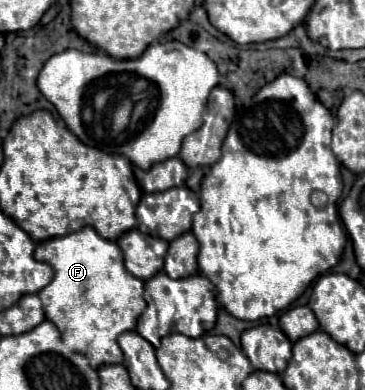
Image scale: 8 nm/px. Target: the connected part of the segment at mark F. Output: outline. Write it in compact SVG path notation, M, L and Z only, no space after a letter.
M83 227L75 233L63 235L63 237L53 237L49 241L41 241L35 247L33 257L37 261L49 263L55 269L53 281L39 291L39 297L43 301L45 317L57 325L63 337L63 345L75 353L81 353L89 359L93 369L99 369L101 365L115 365L123 363L123 351L117 343L117 337L123 331L131 331L137 325L137 319L143 309L145 309L145 299L143 299L144 282L137 277L133 277L123 263L123 253L115 241L107 241L97 235L93 227Z

